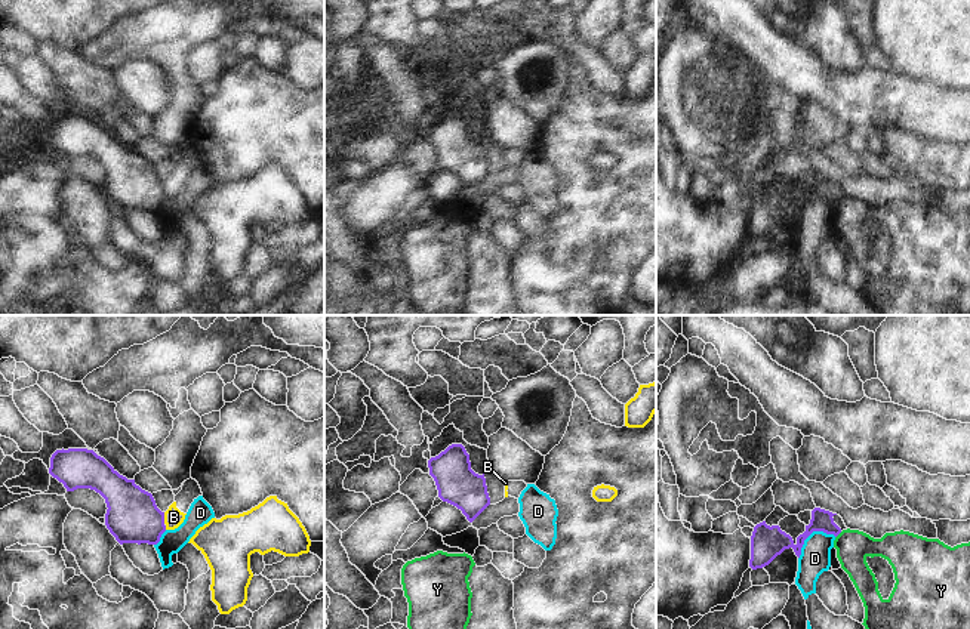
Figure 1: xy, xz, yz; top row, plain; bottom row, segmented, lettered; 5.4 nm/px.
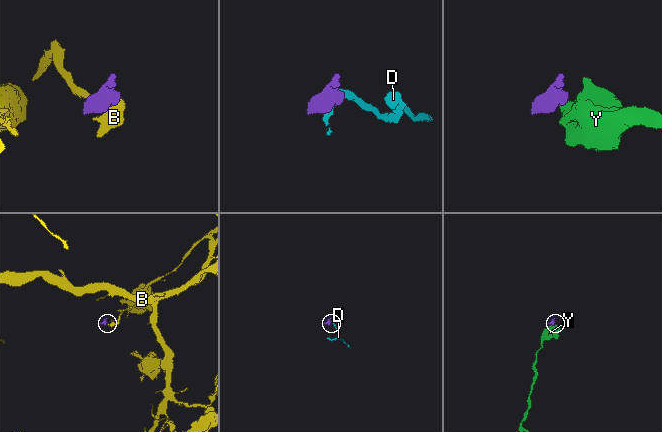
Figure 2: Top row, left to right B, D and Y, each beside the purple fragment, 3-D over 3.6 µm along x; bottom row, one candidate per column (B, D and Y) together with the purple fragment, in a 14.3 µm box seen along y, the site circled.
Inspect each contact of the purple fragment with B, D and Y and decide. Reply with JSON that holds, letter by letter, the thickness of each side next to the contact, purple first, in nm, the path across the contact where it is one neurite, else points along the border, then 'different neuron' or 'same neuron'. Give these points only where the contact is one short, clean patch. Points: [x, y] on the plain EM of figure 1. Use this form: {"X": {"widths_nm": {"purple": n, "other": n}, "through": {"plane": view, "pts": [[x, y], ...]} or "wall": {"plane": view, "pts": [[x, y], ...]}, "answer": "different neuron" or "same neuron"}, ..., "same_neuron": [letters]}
{"B": {"widths_nm": {"purple": 280, "other": 100}, "wall": {"plane": "xy", "pts": [[163, 181], [165, 191]]}, "answer": "different neuron"}, "D": {"widths_nm": {"purple": 180, "other": 170}, "wall": {"plane": "yz", "pts": [[835, 204], [813, 200], [804, 209], [798, 227]]}, "answer": "different neuron"}, "Y": {"widths_nm": {"purple": 120, "other": 180}, "wall": {"plane": "yz", "pts": [[841, 200], [835, 206]]}, "answer": "different neuron"}, "same_neuron": []}

